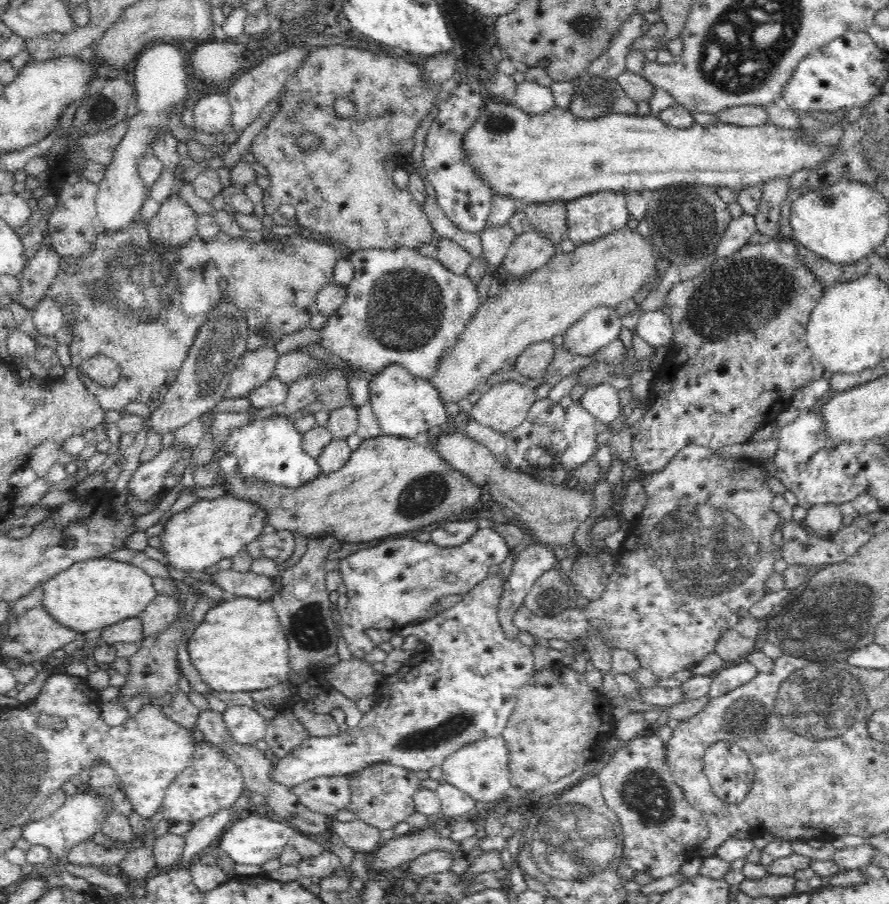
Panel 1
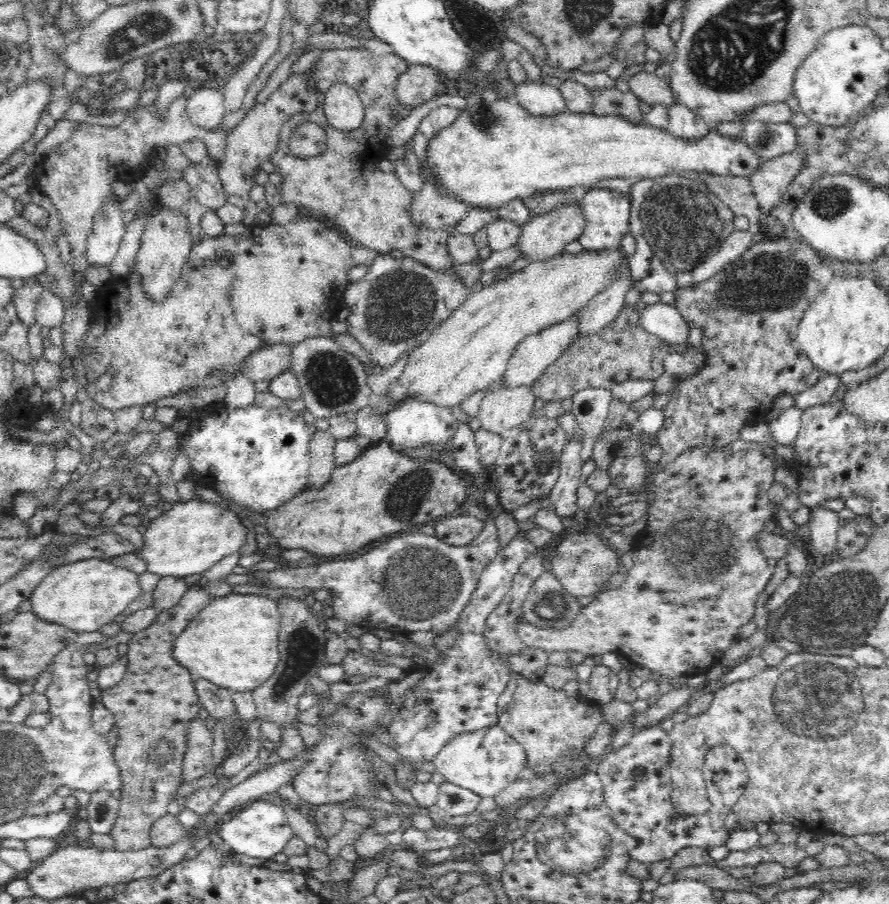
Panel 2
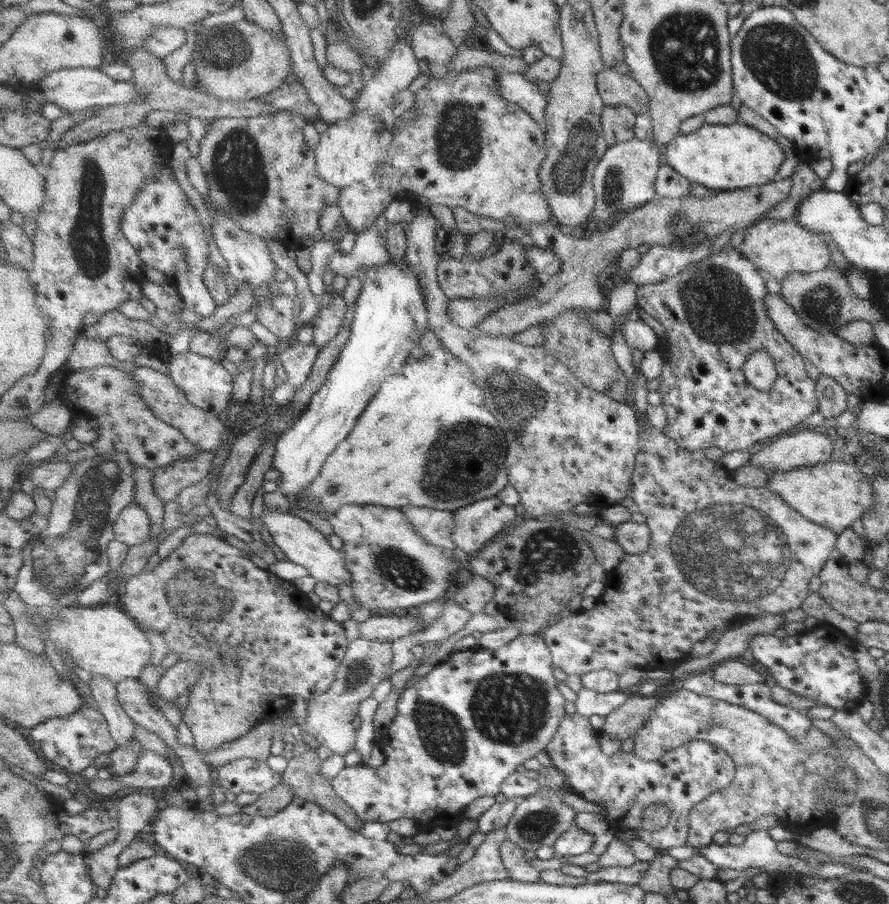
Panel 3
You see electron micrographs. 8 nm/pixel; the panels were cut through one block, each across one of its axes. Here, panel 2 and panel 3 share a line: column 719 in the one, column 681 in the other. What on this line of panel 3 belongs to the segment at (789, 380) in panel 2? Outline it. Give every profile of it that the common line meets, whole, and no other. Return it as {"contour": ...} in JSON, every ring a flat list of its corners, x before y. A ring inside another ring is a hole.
{"contour":[[731,243,726,244,716,256,708,256,698,264,695,263,690,268,686,268,682,274,668,278,664,282,650,283,641,285,638,289,639,306,640,310,644,313,646,318,649,318,653,322,659,321,666,328,668,335,668,342,670,346,670,352,665,352,664,356,670,355,667,364,664,368,664,372,661,376,660,387,658,392,662,396,663,403,668,411,668,425,666,430,662,430,676,442,680,443,685,449,692,451,703,451,704,449,712,447,720,448,723,451,746,451,746,448,750,448,752,444,761,442,762,440,772,440,772,436,781,436,782,434,788,434,794,428,802,428,806,426,809,421,810,414,819,410,818,398,816,398,815,380,808,376,806,368,804,367,804,359,800,356,800,353,794,349,792,344,784,338,784,335,777,330,777,327,773,325,772,319,768,317,768,311,764,298,767,298,768,289,766,288,765,275,755,266,755,263,750,262,747,258,741,254,740,249,734,248],[756,350,766,350,772,360,774,360,774,366,777,370,777,377,774,381,773,388,768,391,761,391,752,386,747,381,746,377,746,362]]}

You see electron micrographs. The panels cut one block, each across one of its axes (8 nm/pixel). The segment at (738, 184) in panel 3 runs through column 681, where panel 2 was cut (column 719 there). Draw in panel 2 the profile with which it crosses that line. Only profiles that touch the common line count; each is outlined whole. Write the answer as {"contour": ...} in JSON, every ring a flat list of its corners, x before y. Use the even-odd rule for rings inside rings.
{"contour":[[471,99,454,122,429,138,419,159,419,177,424,185,428,183,434,187,441,198,456,201,468,210,492,211,514,198,525,200,534,192,579,186,590,189,592,182,603,178,657,177,666,172,700,169,715,174,750,176,760,162,761,158,756,158,742,139,733,140,711,129,704,140,689,144,645,124,634,126,618,116,565,113,559,117,540,117,530,114,521,104,511,104,504,99,495,102]]}

